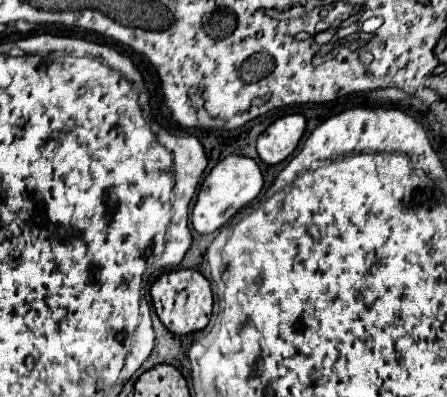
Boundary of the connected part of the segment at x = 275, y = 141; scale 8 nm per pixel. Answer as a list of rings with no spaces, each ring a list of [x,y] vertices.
[[[289,114],[275,120],[259,138],[257,152],[259,158],[267,164],[279,164],[297,148],[305,132],[303,114]]]

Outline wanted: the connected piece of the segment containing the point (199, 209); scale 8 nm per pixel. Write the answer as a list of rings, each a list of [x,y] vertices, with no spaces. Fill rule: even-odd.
[[[227,156],[205,176],[197,202],[193,208],[193,228],[199,234],[211,234],[219,230],[235,212],[239,212],[247,202],[251,202],[263,188],[263,176],[255,160],[245,156]]]

